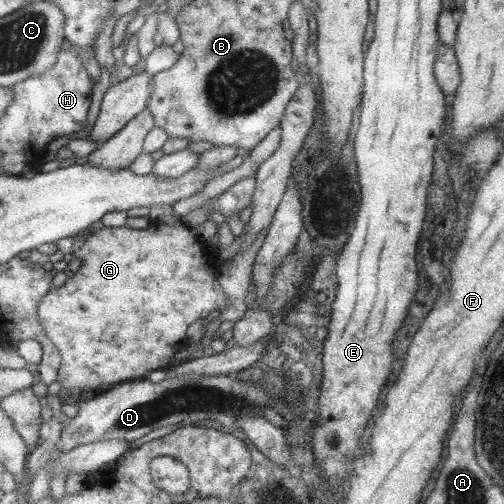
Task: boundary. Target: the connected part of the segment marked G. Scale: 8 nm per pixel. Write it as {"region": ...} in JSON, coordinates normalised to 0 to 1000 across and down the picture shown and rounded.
{"region":[[[300,440],[290,454],[266,454],[252,444],[238,450],[202,450],[192,458],[173,454],[159,458],[147,472],[143,486],[143,504],[147,512],[161,512],[161,530],[147,540],[145,548],[135,550],[129,563],[121,569],[103,569],[91,581],[91,587],[79,595],[75,603],[75,633],[79,645],[87,649],[87,661],[99,669],[99,677],[107,687],[115,688],[115,698],[123,704],[123,714],[115,732],[113,752],[123,770],[143,778],[147,784],[159,780],[206,776],[212,770],[256,756],[262,752],[288,750],[292,740],[306,732],[329,732],[337,724],[337,712],[359,687],[373,679],[369,655],[381,639],[407,631],[413,623],[421,623],[425,615],[440,617],[452,607],[452,589],[444,581],[444,573],[437,567],[431,546],[421,544],[421,532],[429,534],[425,522],[425,504],[401,498],[403,482],[393,472],[391,456],[367,446],[365,442],[349,442],[347,446]]]}

